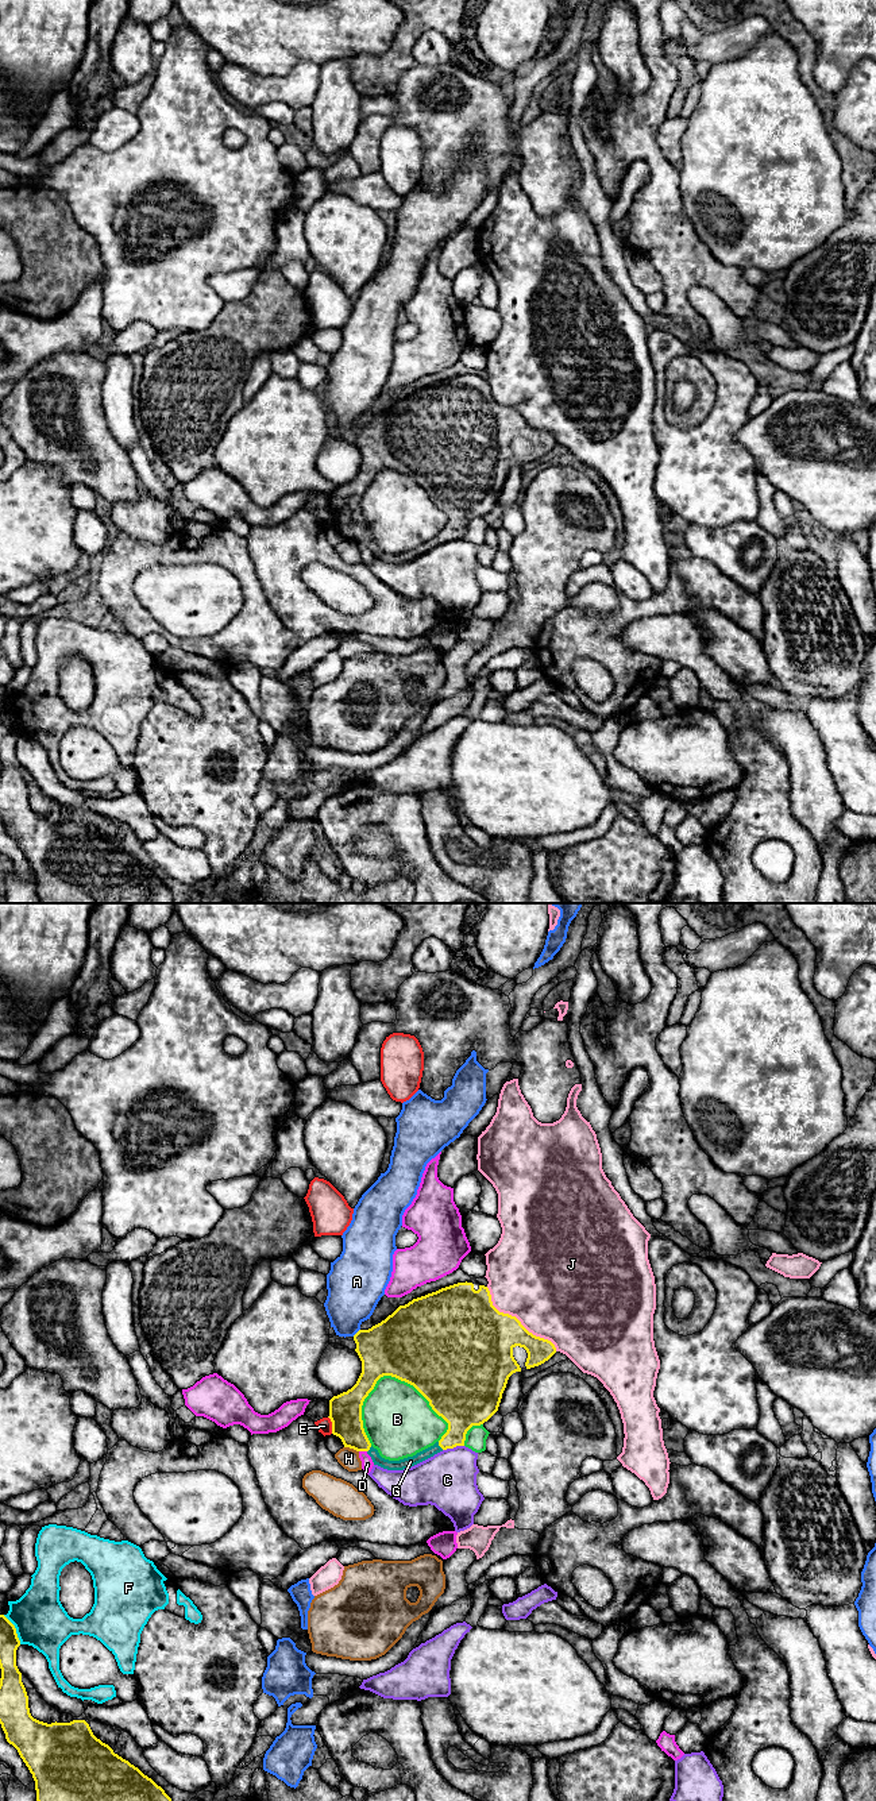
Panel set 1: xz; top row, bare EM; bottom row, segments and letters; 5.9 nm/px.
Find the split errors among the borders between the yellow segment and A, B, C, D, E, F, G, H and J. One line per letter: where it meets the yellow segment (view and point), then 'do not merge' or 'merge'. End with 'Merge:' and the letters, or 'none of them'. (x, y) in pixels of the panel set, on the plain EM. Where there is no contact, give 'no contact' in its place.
A: xz (357, 425) | do not merge
B: xz (404, 473) | do not merge
C: xz (452, 540) | do not merge
D: xz (363, 543) | do not merge
E: xz (332, 517) | do not merge
F: xz (15, 722) | do not merge
G: xz (440, 539) | merge
H: xz (351, 540) | do not merge
J: xz (517, 412) | do not merge
Merge: G

